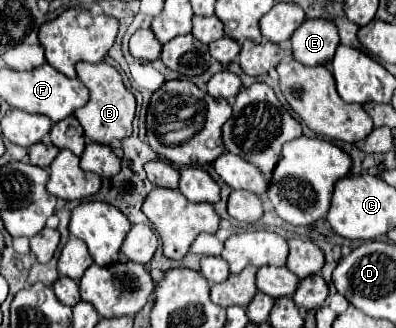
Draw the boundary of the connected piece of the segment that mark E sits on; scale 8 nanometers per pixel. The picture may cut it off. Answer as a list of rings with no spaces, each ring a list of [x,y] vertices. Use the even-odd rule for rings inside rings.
[[[305,19],[291,37],[293,57],[303,65],[325,65],[339,45],[335,23],[327,19]]]

